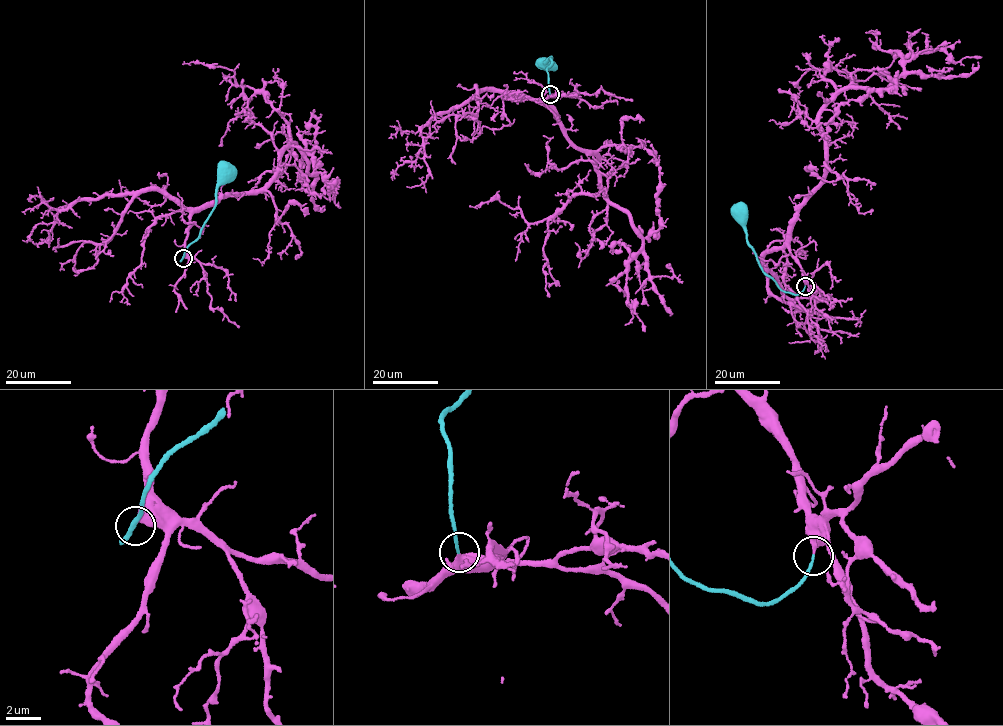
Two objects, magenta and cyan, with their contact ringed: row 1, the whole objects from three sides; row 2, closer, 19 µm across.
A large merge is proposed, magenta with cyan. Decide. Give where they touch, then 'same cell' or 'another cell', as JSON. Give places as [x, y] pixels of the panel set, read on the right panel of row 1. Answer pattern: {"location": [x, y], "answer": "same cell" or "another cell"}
{"location": [805, 286], "answer": "same cell"}

